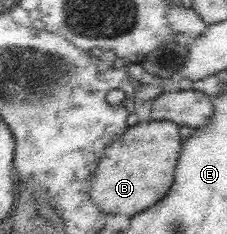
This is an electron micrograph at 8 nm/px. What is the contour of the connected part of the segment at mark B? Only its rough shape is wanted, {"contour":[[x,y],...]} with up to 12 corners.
{"contour":[[139,122],[104,149],[89,191],[131,218],[168,193],[183,142]]}

